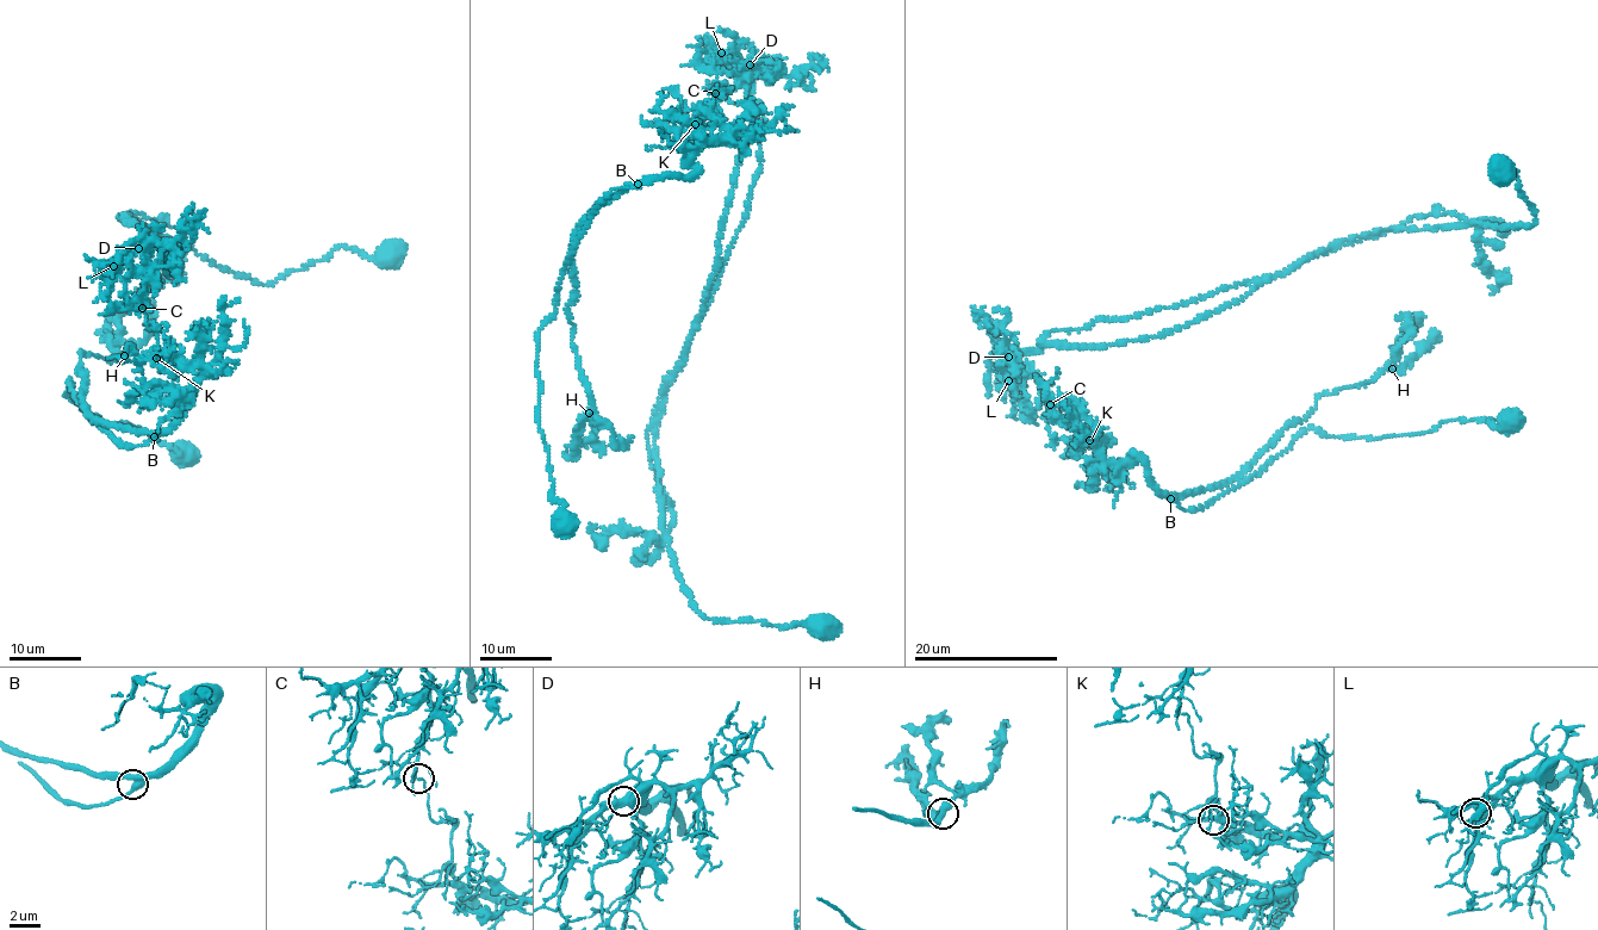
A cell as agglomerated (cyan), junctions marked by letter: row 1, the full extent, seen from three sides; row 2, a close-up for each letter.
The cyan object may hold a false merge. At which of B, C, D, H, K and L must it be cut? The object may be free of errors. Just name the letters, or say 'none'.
C

